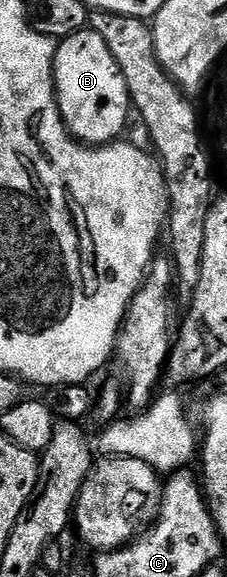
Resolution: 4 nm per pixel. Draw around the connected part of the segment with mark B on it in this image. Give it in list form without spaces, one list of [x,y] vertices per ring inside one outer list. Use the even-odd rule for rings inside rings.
[[[89,27],[61,38],[54,50],[54,93],[70,136],[83,145],[109,145],[127,132],[132,117],[124,75],[108,51],[108,43]]]

